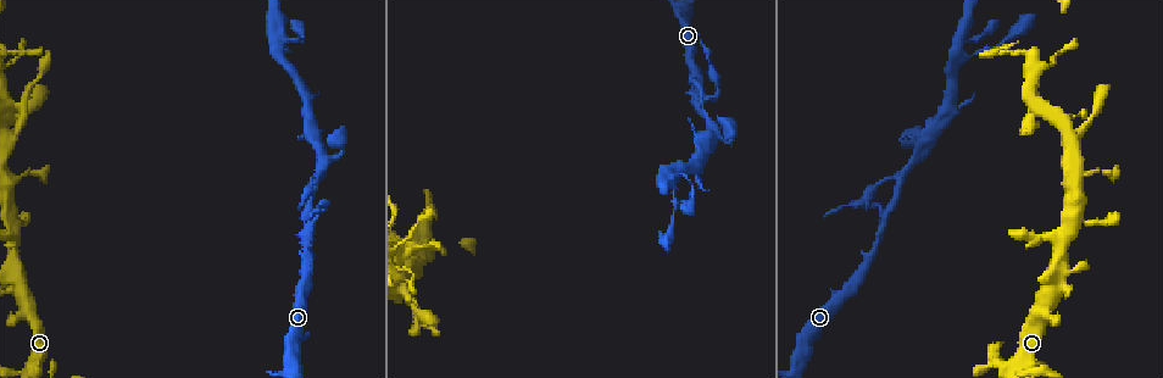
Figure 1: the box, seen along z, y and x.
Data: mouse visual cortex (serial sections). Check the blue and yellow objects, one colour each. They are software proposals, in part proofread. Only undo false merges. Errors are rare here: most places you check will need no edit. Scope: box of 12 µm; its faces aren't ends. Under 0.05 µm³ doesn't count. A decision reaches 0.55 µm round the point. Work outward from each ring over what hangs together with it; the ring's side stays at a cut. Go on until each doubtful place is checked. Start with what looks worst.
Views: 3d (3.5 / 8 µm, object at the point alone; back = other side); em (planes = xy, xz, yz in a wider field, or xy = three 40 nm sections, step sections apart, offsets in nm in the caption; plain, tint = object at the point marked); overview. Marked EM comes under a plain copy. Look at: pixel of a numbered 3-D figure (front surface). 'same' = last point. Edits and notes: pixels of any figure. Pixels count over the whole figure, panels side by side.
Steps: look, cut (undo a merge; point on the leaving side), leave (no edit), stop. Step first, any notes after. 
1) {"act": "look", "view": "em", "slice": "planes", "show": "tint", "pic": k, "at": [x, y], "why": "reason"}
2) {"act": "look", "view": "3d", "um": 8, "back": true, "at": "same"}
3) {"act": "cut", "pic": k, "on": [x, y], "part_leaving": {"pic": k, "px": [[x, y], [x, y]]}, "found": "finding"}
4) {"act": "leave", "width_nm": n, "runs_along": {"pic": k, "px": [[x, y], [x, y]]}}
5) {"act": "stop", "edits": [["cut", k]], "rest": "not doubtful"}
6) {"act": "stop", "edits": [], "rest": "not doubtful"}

{"act": "look", "view": "3d", "um": 3.5, "pic": 1, "at": [307, 228], "why": "three-way junction"}

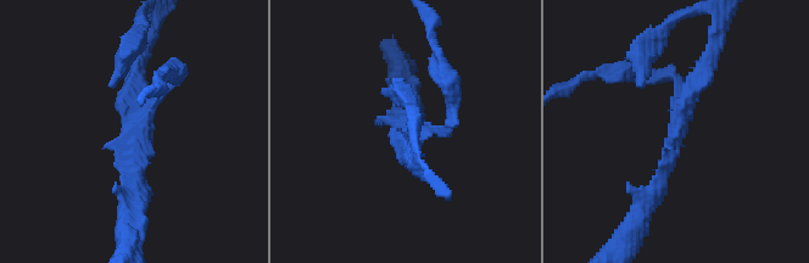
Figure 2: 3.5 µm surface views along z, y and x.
{"act": "look", "view": "em", "slice": "xy", "step": 5, "show": "tint", "pic": 2, "at": [134, 132], "arms": 3, "arm_widths_nm": [150, 250, 250], "why": "shape alone is not enough"}

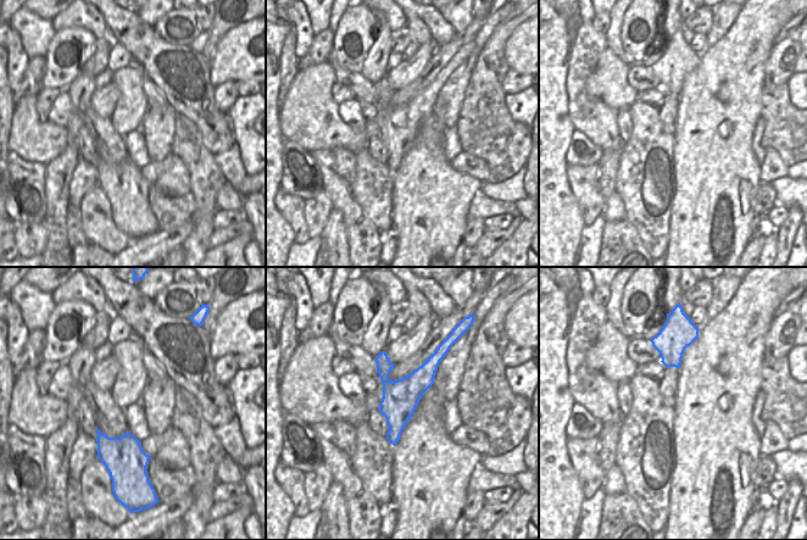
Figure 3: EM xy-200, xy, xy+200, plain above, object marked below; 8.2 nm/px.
{"act": "leave", "found": "one cell here"}

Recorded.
{"act": "look", "view": "3d", "um": 3.5, "pic": 1, "at": [704, 114], "why": "abrupt turn"}

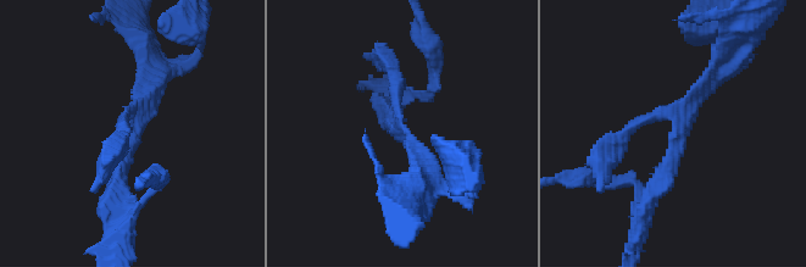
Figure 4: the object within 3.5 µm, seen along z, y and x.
{"act": "look", "view": "em", "slice": "xy", "step": 2, "show": "tint", "pic": 4, "at": [680, 124], "why": "shape alone is not enough"}

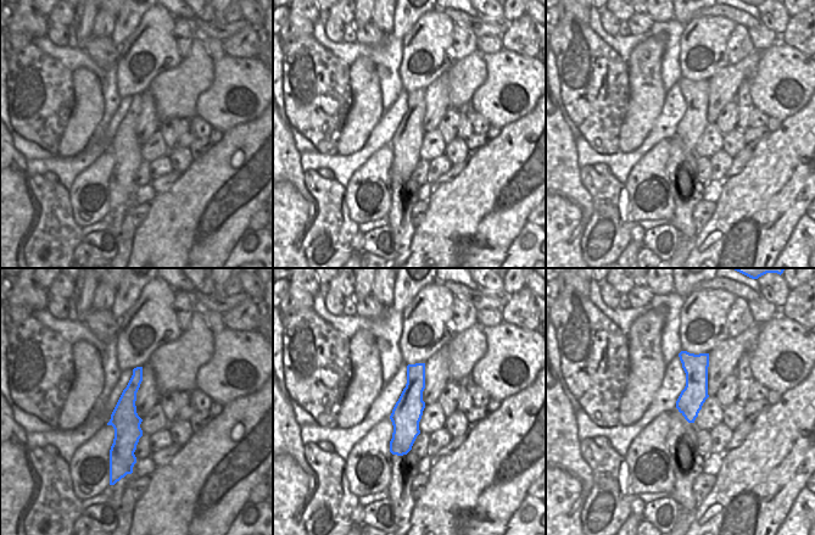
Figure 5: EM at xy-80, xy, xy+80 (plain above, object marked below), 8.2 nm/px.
{"act": "look", "view": "em", "slice": "planes", "show": "tint", "at": "same"}

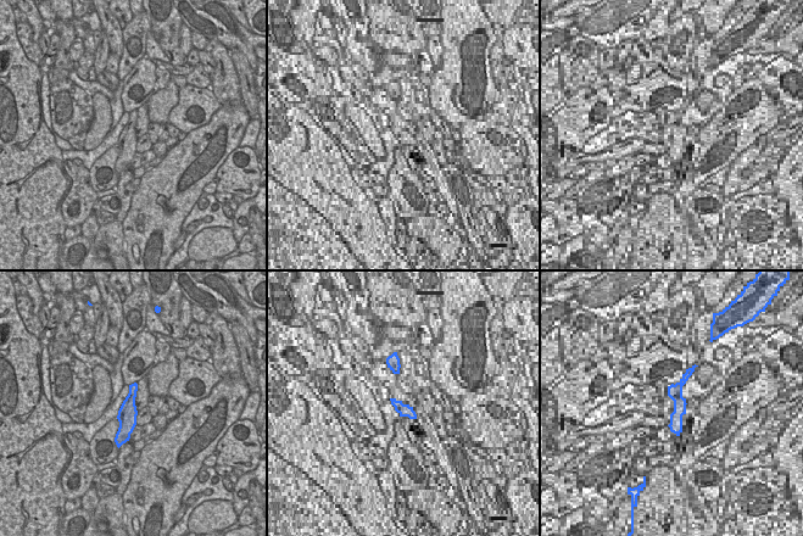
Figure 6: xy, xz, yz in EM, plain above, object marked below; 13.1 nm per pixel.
{"act": "leave", "found": "all the same cell"}

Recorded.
{"act": "look", "view": "3d", "um": 3.5, "pic": 1, "at": [286, 62]}

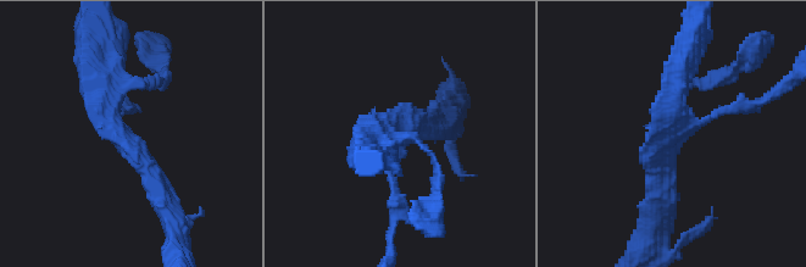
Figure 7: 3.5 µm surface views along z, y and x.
{"act": "look", "view": "em", "slice": "xy", "step": 1, "show": "tint", "pic": 7, "at": [120, 136], "arms": 3, "arm_widths_nm": [100, 250, 350], "why": "need the tissue"}

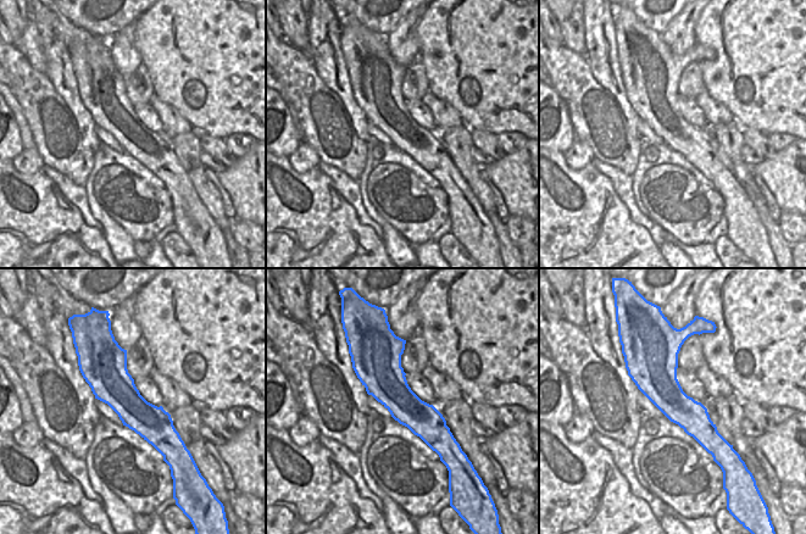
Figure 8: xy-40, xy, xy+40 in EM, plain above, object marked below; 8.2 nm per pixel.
{"act": "look", "view": "em", "slice": "planes", "show": "tint", "at": "same", "why": "cut it another way"}

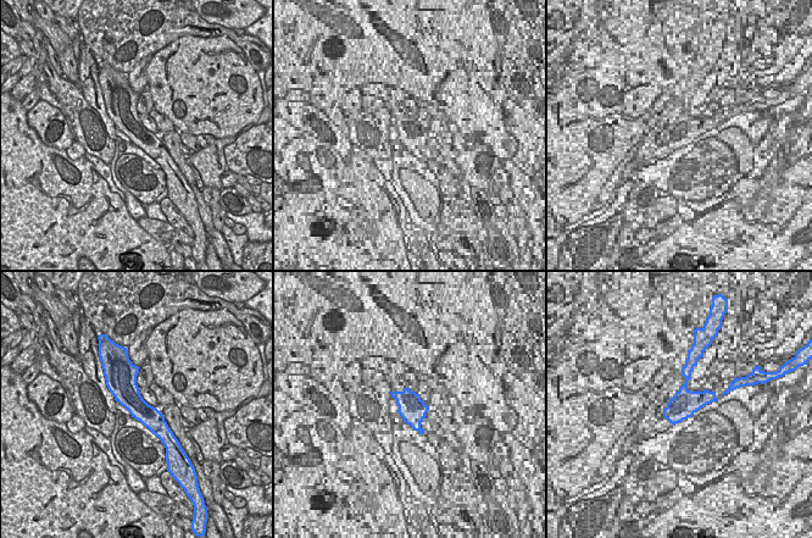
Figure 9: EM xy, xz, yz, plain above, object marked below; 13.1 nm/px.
{"act": "leave", "runs_along": {"pic": 9, "px": [[133, 369], [131, 399], [162, 436]]}, "found": "continuous, no second cell"}

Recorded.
{"act": "stop", "edits": [], "rest": "not doubtful"}

